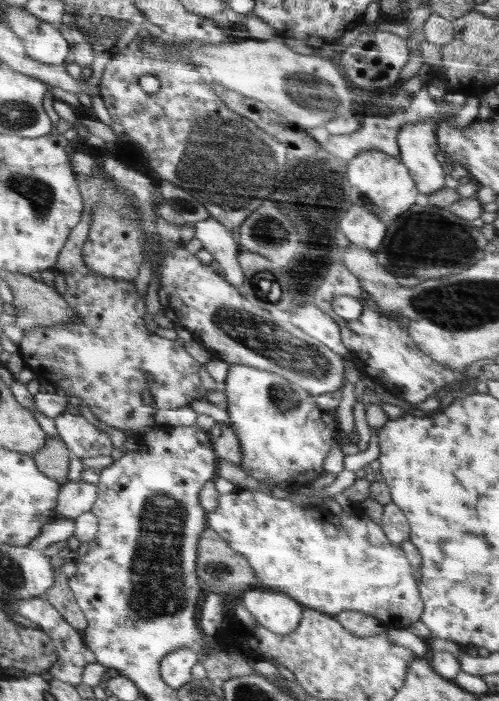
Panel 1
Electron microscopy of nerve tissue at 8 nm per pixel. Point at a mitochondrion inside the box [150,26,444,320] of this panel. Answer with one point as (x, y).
(228, 164)

